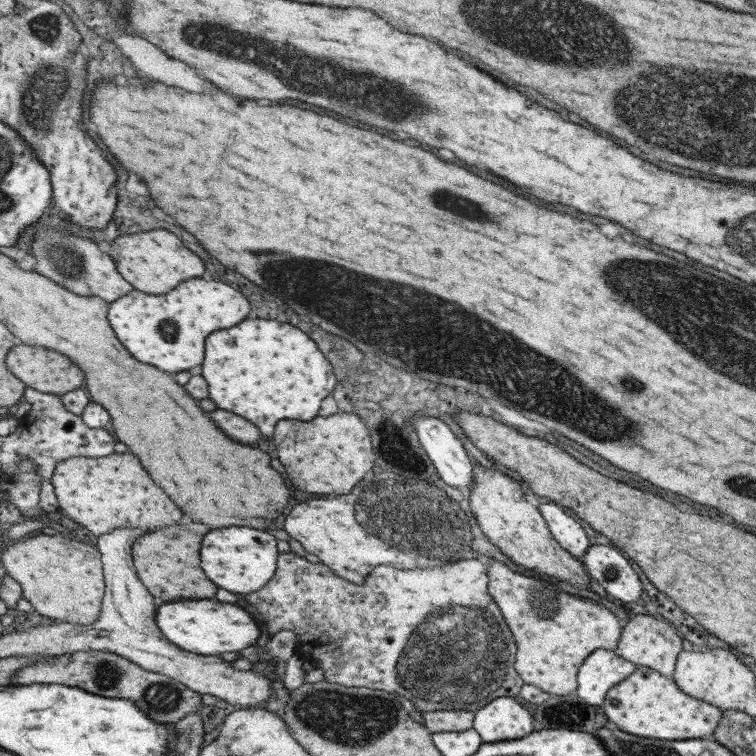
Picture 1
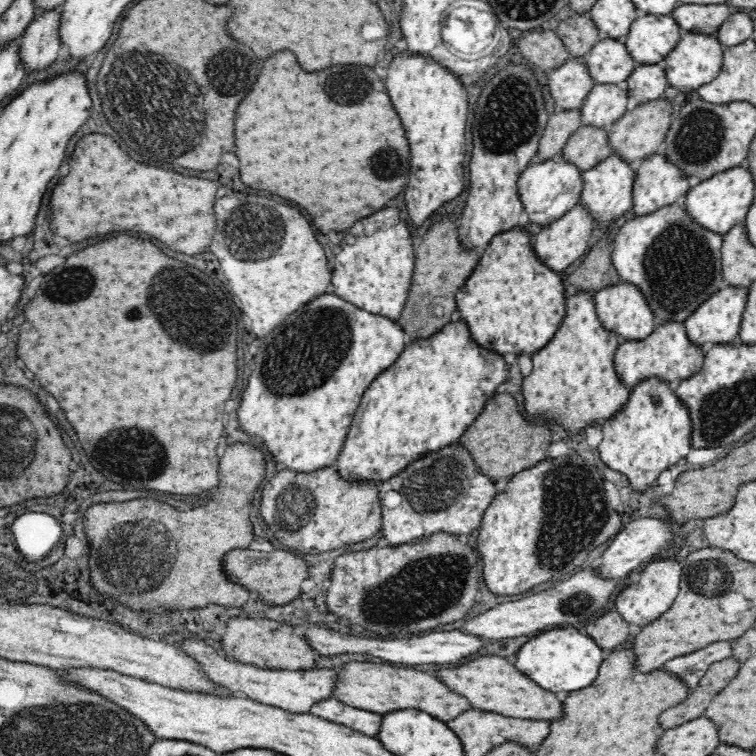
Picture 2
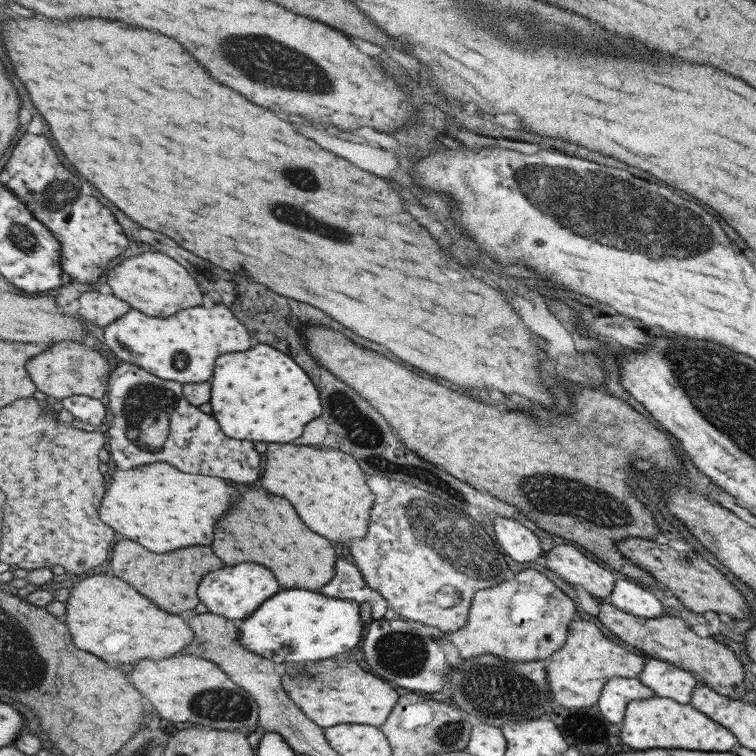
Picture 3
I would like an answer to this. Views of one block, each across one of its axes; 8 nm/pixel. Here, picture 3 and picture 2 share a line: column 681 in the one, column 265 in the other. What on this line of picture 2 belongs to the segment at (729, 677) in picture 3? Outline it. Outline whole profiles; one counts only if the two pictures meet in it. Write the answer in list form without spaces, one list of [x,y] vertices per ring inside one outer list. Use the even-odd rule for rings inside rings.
[[[254,614],[249,618],[230,619],[221,643],[228,658],[242,664],[257,666],[262,670],[316,669],[318,652],[310,646],[310,642],[296,634],[289,624],[279,620],[260,619]]]

